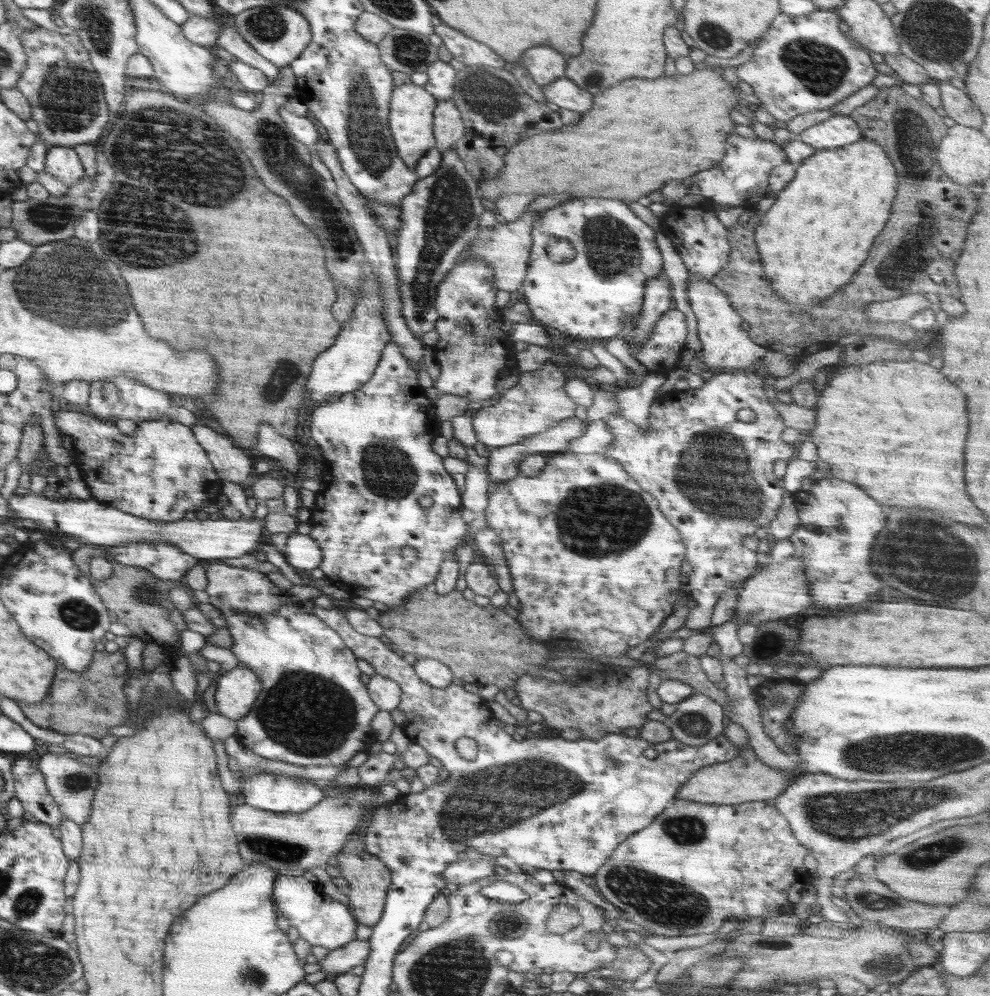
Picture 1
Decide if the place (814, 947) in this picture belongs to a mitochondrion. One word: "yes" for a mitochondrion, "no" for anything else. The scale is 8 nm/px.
no

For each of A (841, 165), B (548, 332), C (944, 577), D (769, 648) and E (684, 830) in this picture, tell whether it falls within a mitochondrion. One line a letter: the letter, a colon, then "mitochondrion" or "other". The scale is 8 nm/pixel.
A: other
B: other
C: mitochondrion
D: mitochondrion
E: mitochondrion

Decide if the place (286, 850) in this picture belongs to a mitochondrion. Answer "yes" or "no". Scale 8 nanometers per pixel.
yes

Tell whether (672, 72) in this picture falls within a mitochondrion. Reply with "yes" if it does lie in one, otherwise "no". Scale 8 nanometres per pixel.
no

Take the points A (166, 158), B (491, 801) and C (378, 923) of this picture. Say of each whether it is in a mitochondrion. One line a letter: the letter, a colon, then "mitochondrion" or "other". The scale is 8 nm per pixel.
A: mitochondrion
B: mitochondrion
C: other

